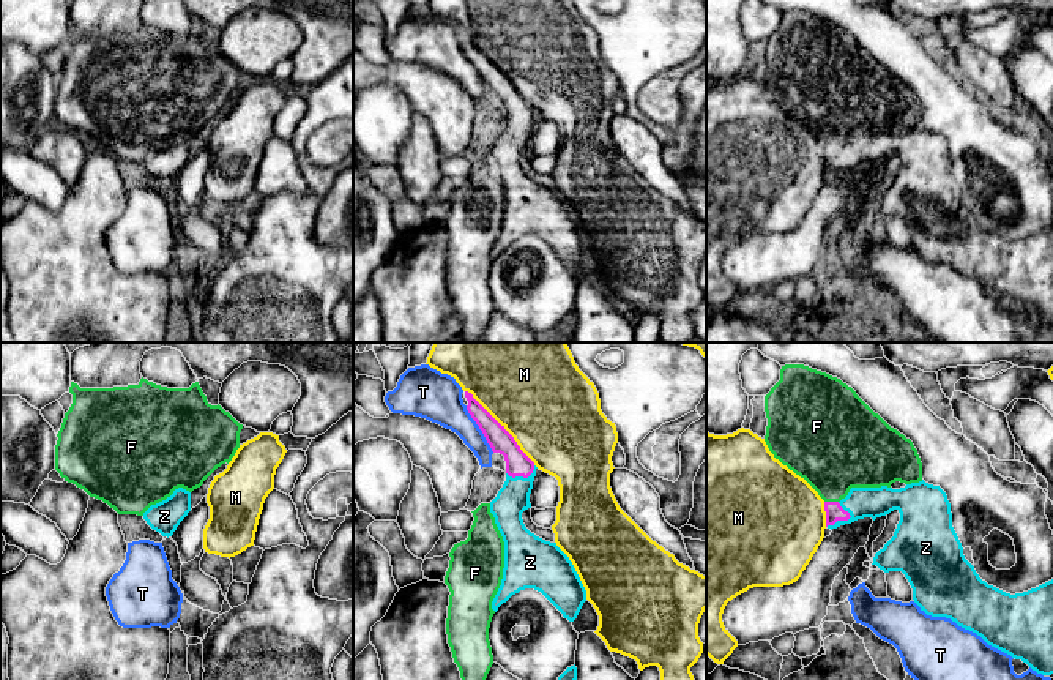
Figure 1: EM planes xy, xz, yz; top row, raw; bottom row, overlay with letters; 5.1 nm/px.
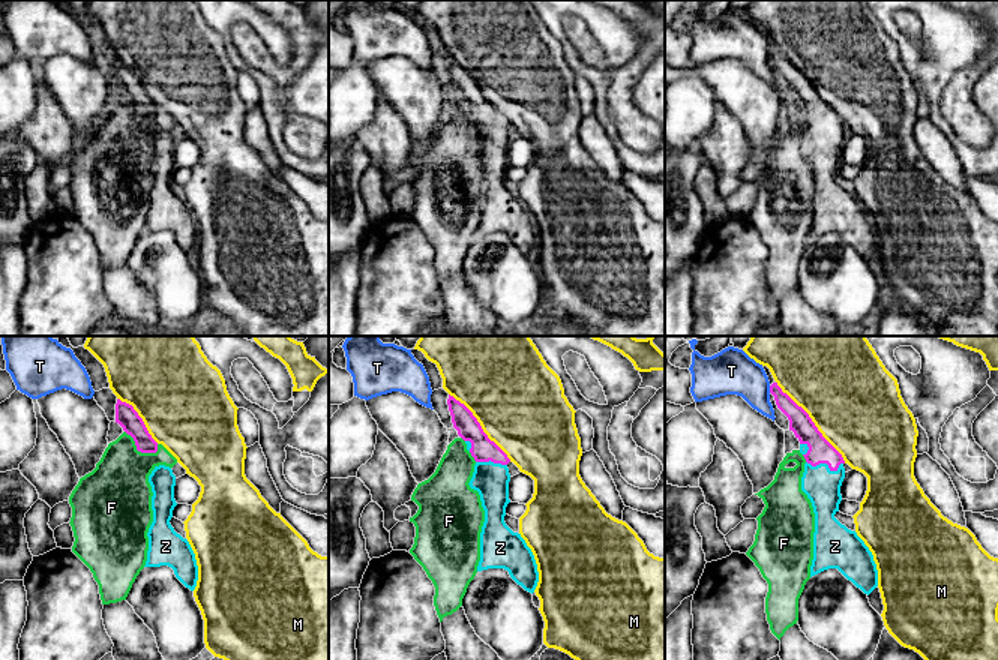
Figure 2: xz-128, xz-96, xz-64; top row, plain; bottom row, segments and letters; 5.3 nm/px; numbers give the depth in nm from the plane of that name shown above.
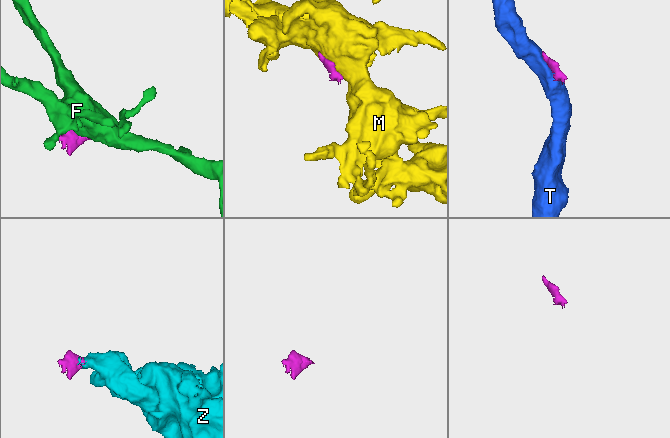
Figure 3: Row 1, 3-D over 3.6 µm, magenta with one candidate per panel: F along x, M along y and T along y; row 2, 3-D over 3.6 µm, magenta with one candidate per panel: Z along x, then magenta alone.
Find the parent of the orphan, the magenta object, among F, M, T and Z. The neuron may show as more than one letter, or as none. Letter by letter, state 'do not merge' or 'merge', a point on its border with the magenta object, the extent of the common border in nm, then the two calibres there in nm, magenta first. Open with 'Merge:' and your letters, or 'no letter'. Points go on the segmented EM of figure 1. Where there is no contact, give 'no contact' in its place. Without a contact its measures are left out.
Merge: Z
F: do not merge | yz (831, 502) | 70 nm | 90/400 nm
M: do not merge | xz (502, 426) | 500 nm | 130/480 nm
T: do not merge | xz (479, 428) | 280 nm | 120/220 nm
Z: merge | yz (839, 519) | 140 nm | 90/160 nm

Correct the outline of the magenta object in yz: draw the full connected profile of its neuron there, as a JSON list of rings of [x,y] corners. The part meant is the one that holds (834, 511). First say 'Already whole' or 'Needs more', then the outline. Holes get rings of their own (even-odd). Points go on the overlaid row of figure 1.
Needs more. [[[925,483],[906,484],[900,489],[887,486],[881,488],[851,488],[848,495],[840,502],[824,502],[826,527],[837,529],[851,524],[858,519],[886,516],[897,510],[900,521],[894,536],[880,549],[873,563],[884,573],[902,571],[913,588],[914,603],[932,617],[946,617],[958,626],[980,636],[988,645],[1021,659],[1033,671],[1042,675],[1053,674],[1053,579],[1023,593],[1006,593],[993,585],[988,585],[979,577],[974,566],[965,559],[962,543],[952,527],[951,503],[946,492],[940,486]]]

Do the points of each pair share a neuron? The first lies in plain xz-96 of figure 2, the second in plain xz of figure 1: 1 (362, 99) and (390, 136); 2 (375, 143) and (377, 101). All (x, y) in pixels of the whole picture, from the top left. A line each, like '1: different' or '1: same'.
1: same
2: different

